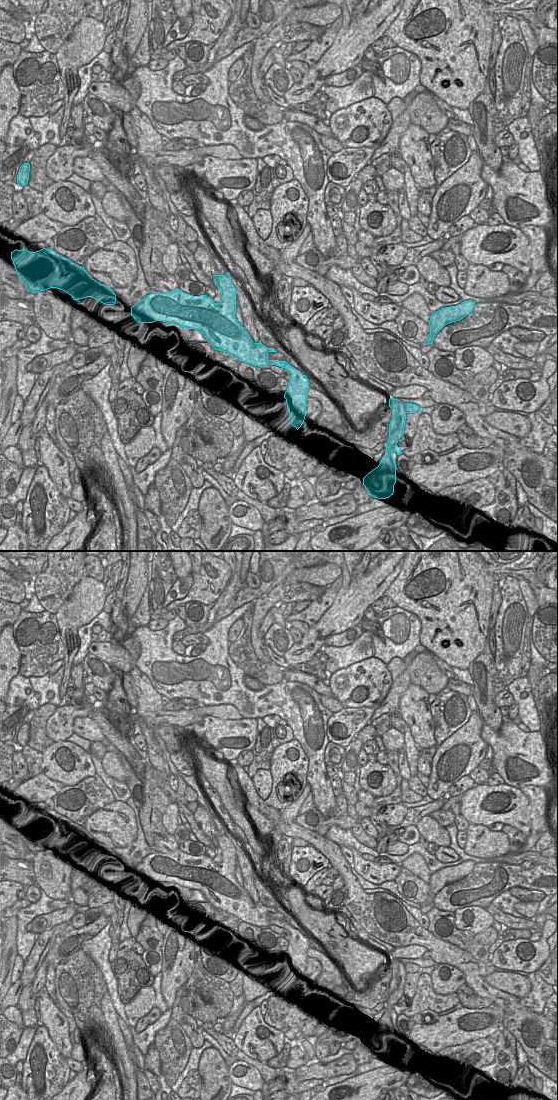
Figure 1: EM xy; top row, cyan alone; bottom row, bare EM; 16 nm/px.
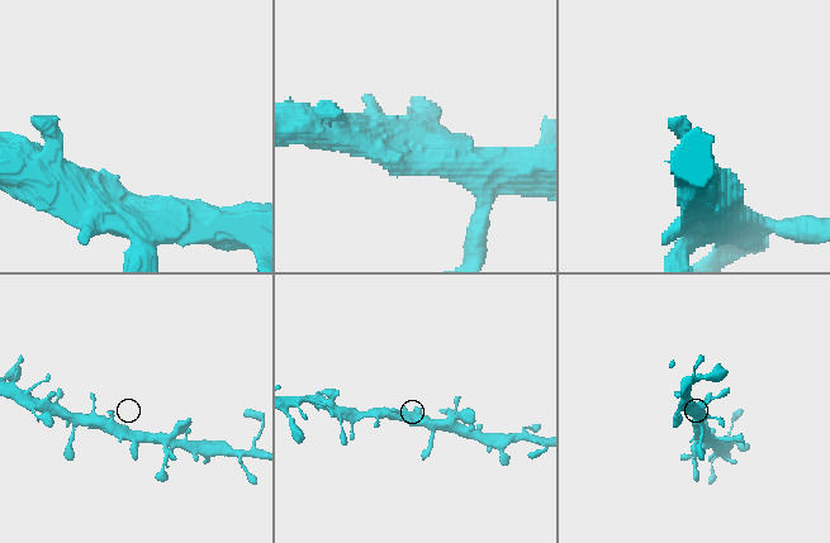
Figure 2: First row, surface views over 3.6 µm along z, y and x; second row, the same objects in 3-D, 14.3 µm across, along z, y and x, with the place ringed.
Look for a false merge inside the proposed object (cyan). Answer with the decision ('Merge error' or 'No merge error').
No merge error.

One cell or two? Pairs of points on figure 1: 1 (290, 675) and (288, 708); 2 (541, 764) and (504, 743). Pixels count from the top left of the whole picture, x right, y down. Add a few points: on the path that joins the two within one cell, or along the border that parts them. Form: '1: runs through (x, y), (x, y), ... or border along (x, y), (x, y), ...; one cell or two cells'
1: border along (283, 679), (304, 683), (312, 689); two cells
2: runs through (532, 762), (523, 753), (516, 752), (513, 749); one cell

